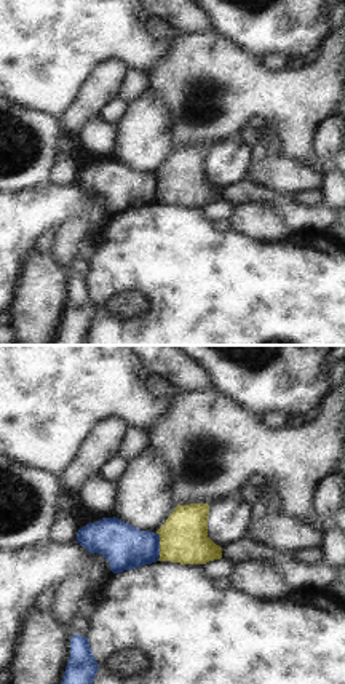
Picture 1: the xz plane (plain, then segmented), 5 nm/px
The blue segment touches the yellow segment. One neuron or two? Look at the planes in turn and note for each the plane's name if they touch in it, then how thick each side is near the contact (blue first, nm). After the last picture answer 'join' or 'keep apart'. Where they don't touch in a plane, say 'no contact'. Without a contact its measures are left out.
xz | 220/240 nm

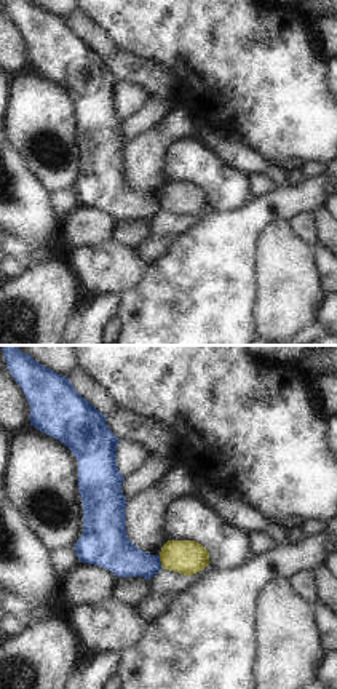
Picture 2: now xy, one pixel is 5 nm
xy | 200/180 nm

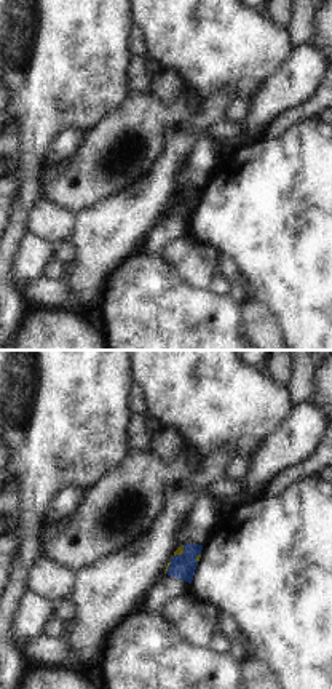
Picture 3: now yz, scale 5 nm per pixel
yz | 130/40 nm

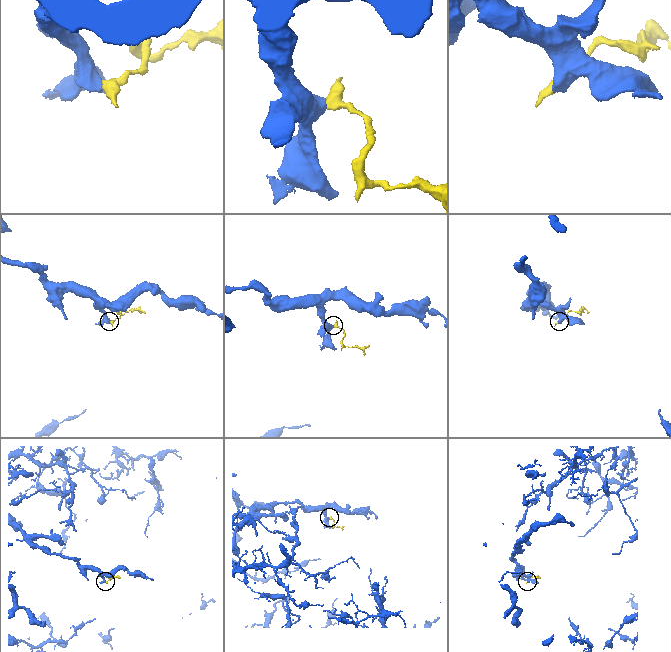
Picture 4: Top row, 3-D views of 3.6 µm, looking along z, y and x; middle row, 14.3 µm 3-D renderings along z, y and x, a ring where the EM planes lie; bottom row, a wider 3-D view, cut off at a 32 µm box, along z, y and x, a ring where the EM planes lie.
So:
keep apart

